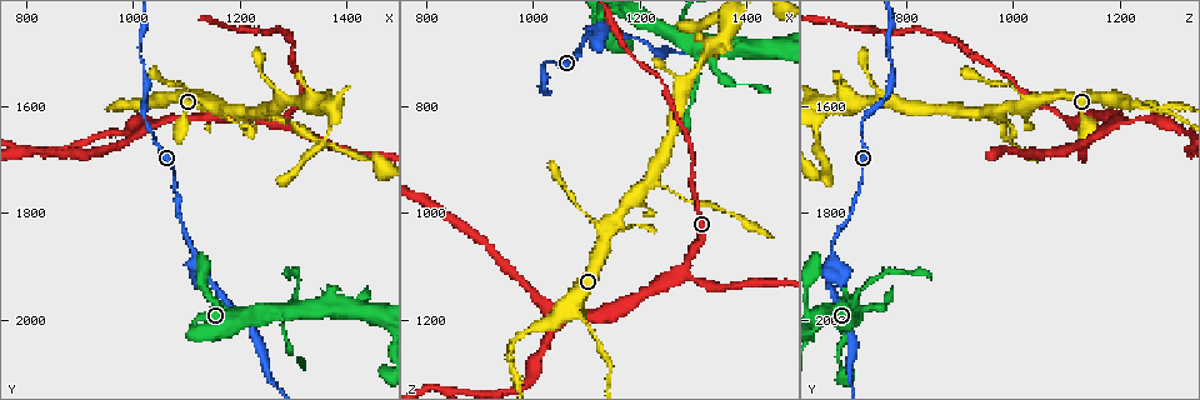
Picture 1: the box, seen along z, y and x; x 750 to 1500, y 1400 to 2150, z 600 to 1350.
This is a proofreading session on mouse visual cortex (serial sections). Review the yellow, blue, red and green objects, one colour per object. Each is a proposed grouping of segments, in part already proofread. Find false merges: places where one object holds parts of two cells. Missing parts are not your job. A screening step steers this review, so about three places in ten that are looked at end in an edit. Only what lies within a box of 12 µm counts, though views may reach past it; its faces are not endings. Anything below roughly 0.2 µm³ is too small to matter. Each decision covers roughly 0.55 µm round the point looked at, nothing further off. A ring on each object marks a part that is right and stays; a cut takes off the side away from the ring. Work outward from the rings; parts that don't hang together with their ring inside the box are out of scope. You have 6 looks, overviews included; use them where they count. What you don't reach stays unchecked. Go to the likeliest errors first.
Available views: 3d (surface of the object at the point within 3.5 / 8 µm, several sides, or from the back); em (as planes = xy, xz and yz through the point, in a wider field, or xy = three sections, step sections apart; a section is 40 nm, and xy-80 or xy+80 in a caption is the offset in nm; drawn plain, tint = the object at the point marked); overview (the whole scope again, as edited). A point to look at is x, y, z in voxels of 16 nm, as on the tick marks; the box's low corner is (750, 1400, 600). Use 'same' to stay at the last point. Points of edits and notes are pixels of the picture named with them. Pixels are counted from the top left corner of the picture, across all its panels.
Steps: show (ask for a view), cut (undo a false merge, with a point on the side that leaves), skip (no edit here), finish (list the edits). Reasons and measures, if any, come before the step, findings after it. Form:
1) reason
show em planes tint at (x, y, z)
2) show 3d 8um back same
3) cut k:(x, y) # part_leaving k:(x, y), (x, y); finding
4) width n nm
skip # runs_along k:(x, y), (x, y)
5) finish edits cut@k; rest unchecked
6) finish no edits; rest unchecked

three-way junction
show 3d 3.5um at (1285, 1630, 1115)

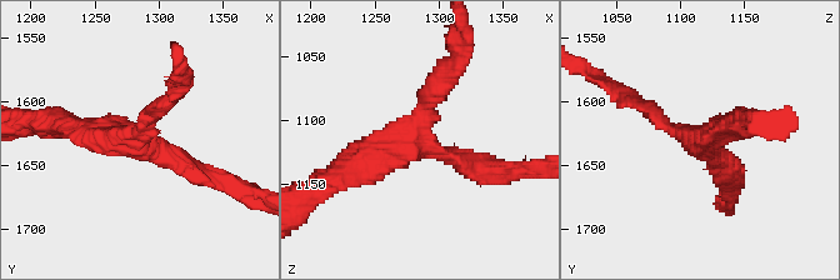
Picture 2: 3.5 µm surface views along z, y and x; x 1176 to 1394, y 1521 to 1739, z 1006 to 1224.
arms 3; arm_widths 200, 250, 300 nm; shape alone is not enough
show em planes tint at (1278, 1630, 1112)

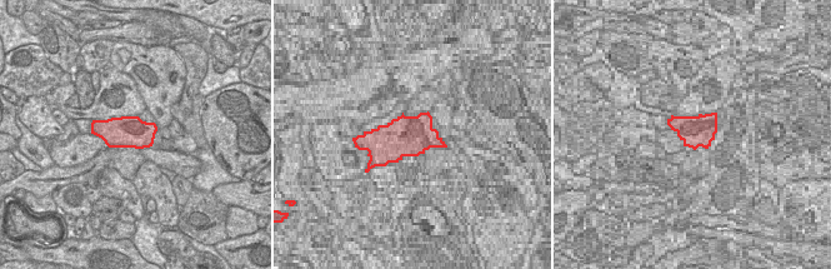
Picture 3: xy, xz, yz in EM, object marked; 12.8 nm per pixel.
show em xy step 1 tint same

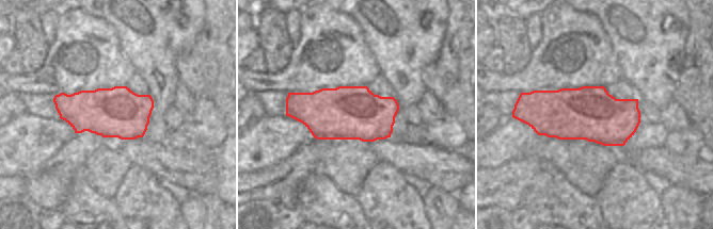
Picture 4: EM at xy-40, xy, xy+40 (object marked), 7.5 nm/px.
width 400 nm
skip # runs_along 2:(448, 78), (413, 135), (344, 176); one cell here

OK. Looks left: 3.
three arms meet
show 3d 3.5um at (1065, 1620, 1195)

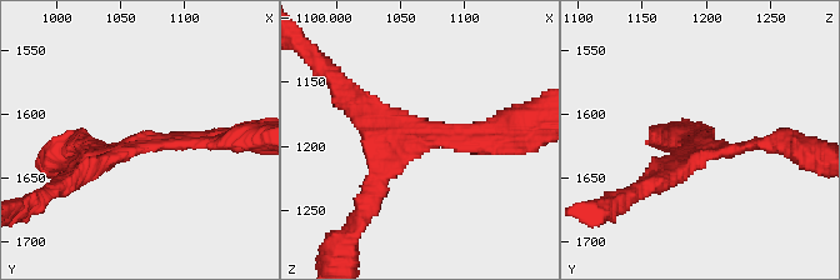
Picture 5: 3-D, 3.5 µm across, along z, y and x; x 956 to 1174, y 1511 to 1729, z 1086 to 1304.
show em xy step 2 tint at (1064, 1620, 1196)

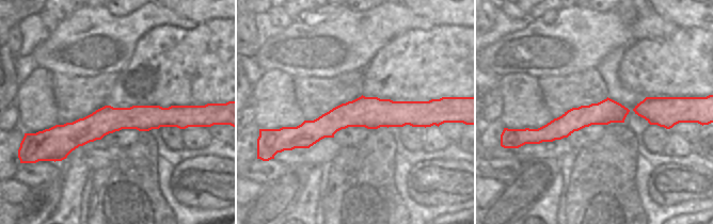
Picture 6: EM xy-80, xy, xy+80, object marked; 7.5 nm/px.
skip # runs_along 6:(426, 104), (287, 130); one cell here

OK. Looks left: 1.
finish no edits; rest unchecked

